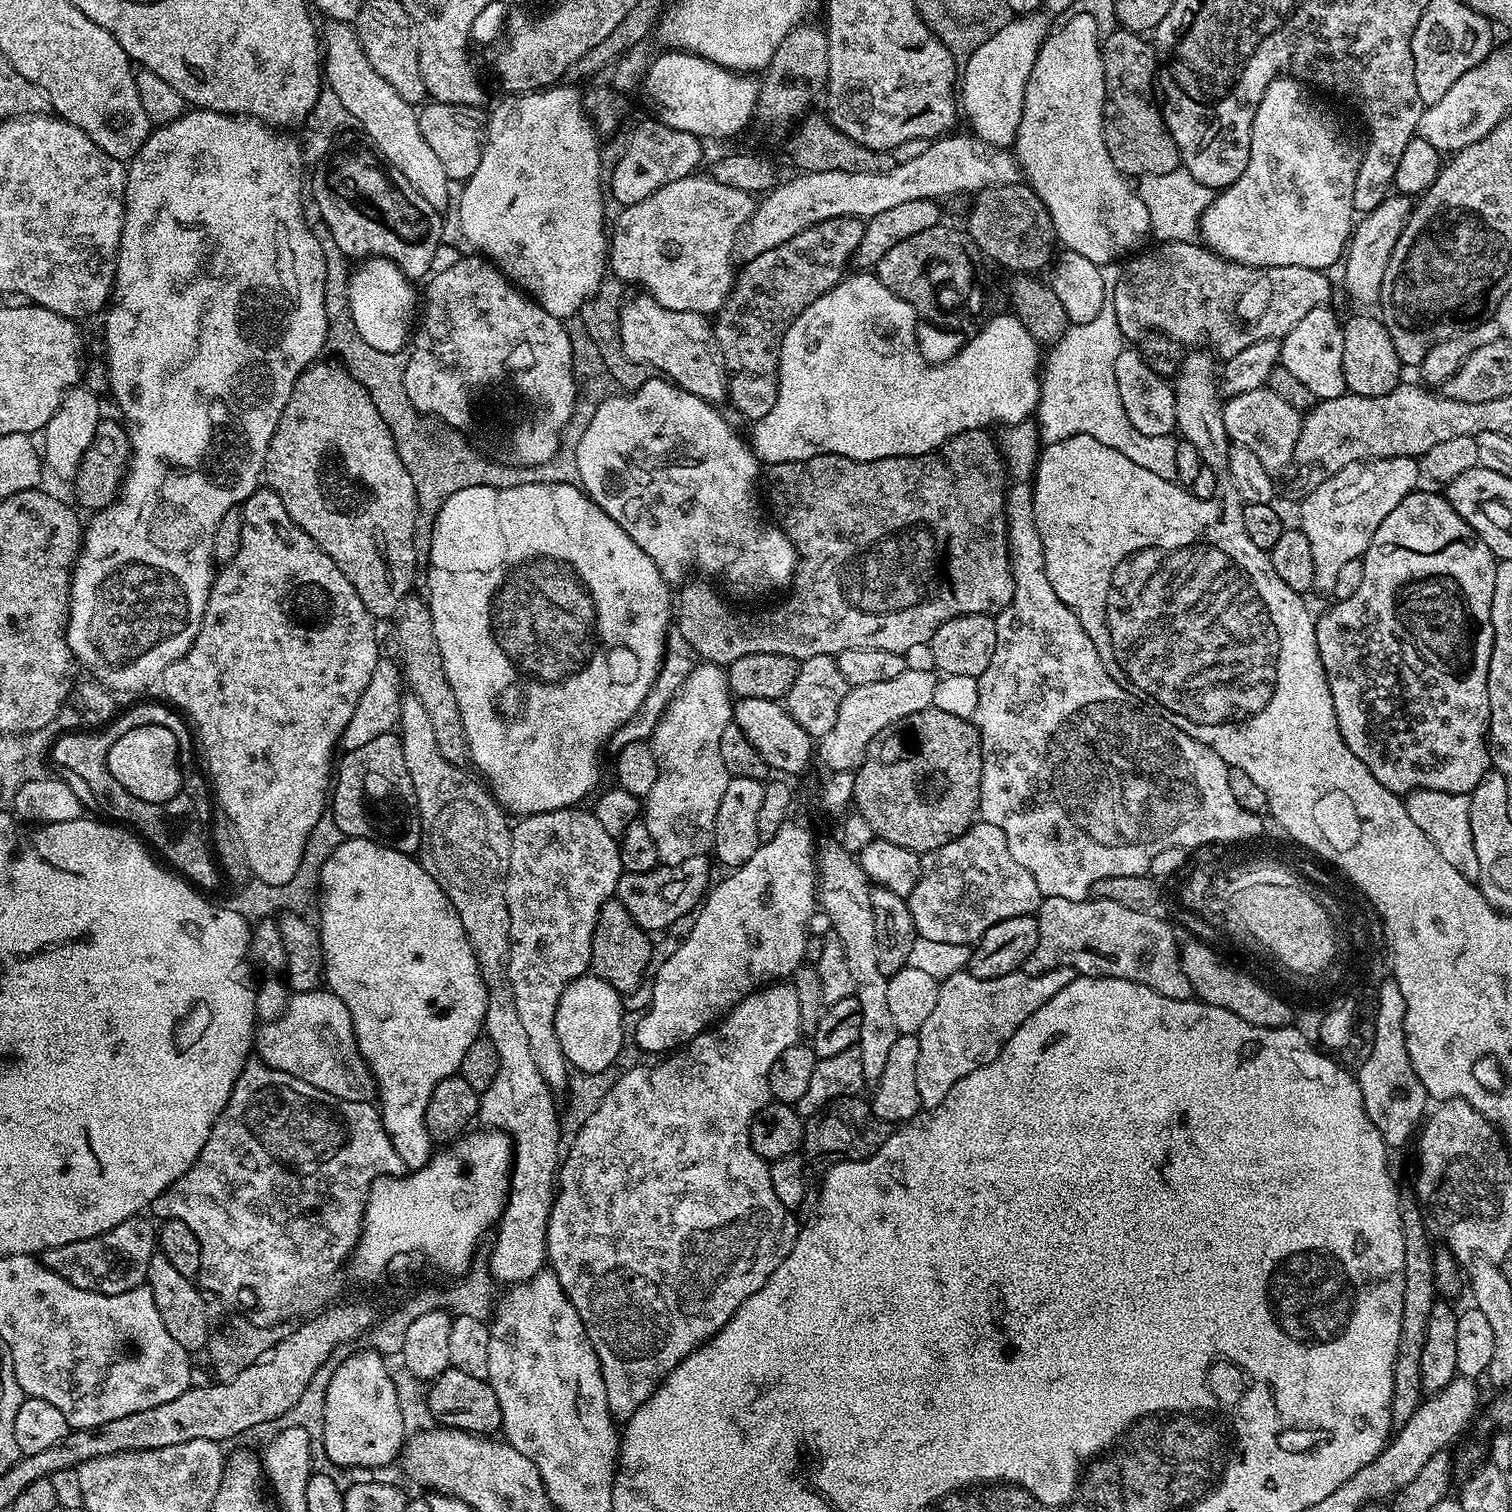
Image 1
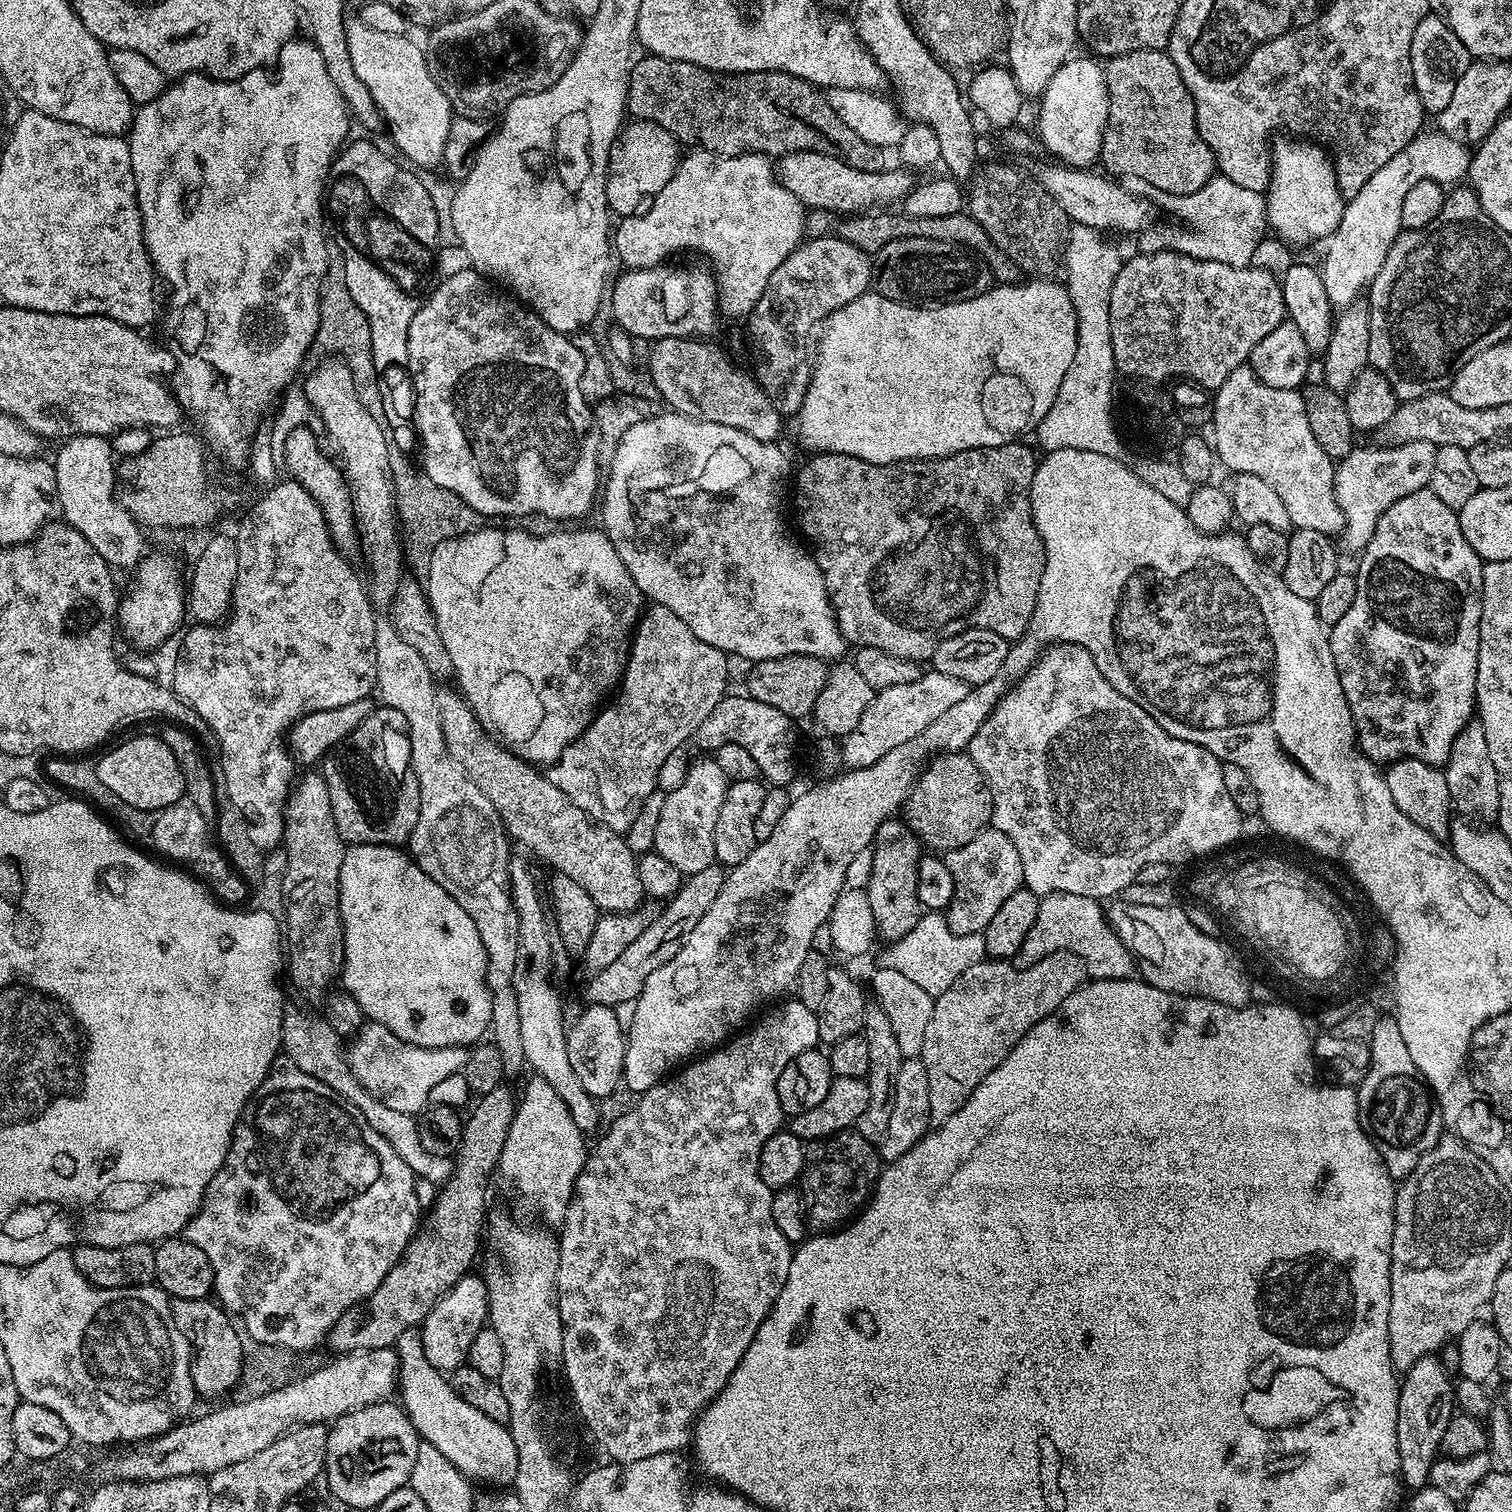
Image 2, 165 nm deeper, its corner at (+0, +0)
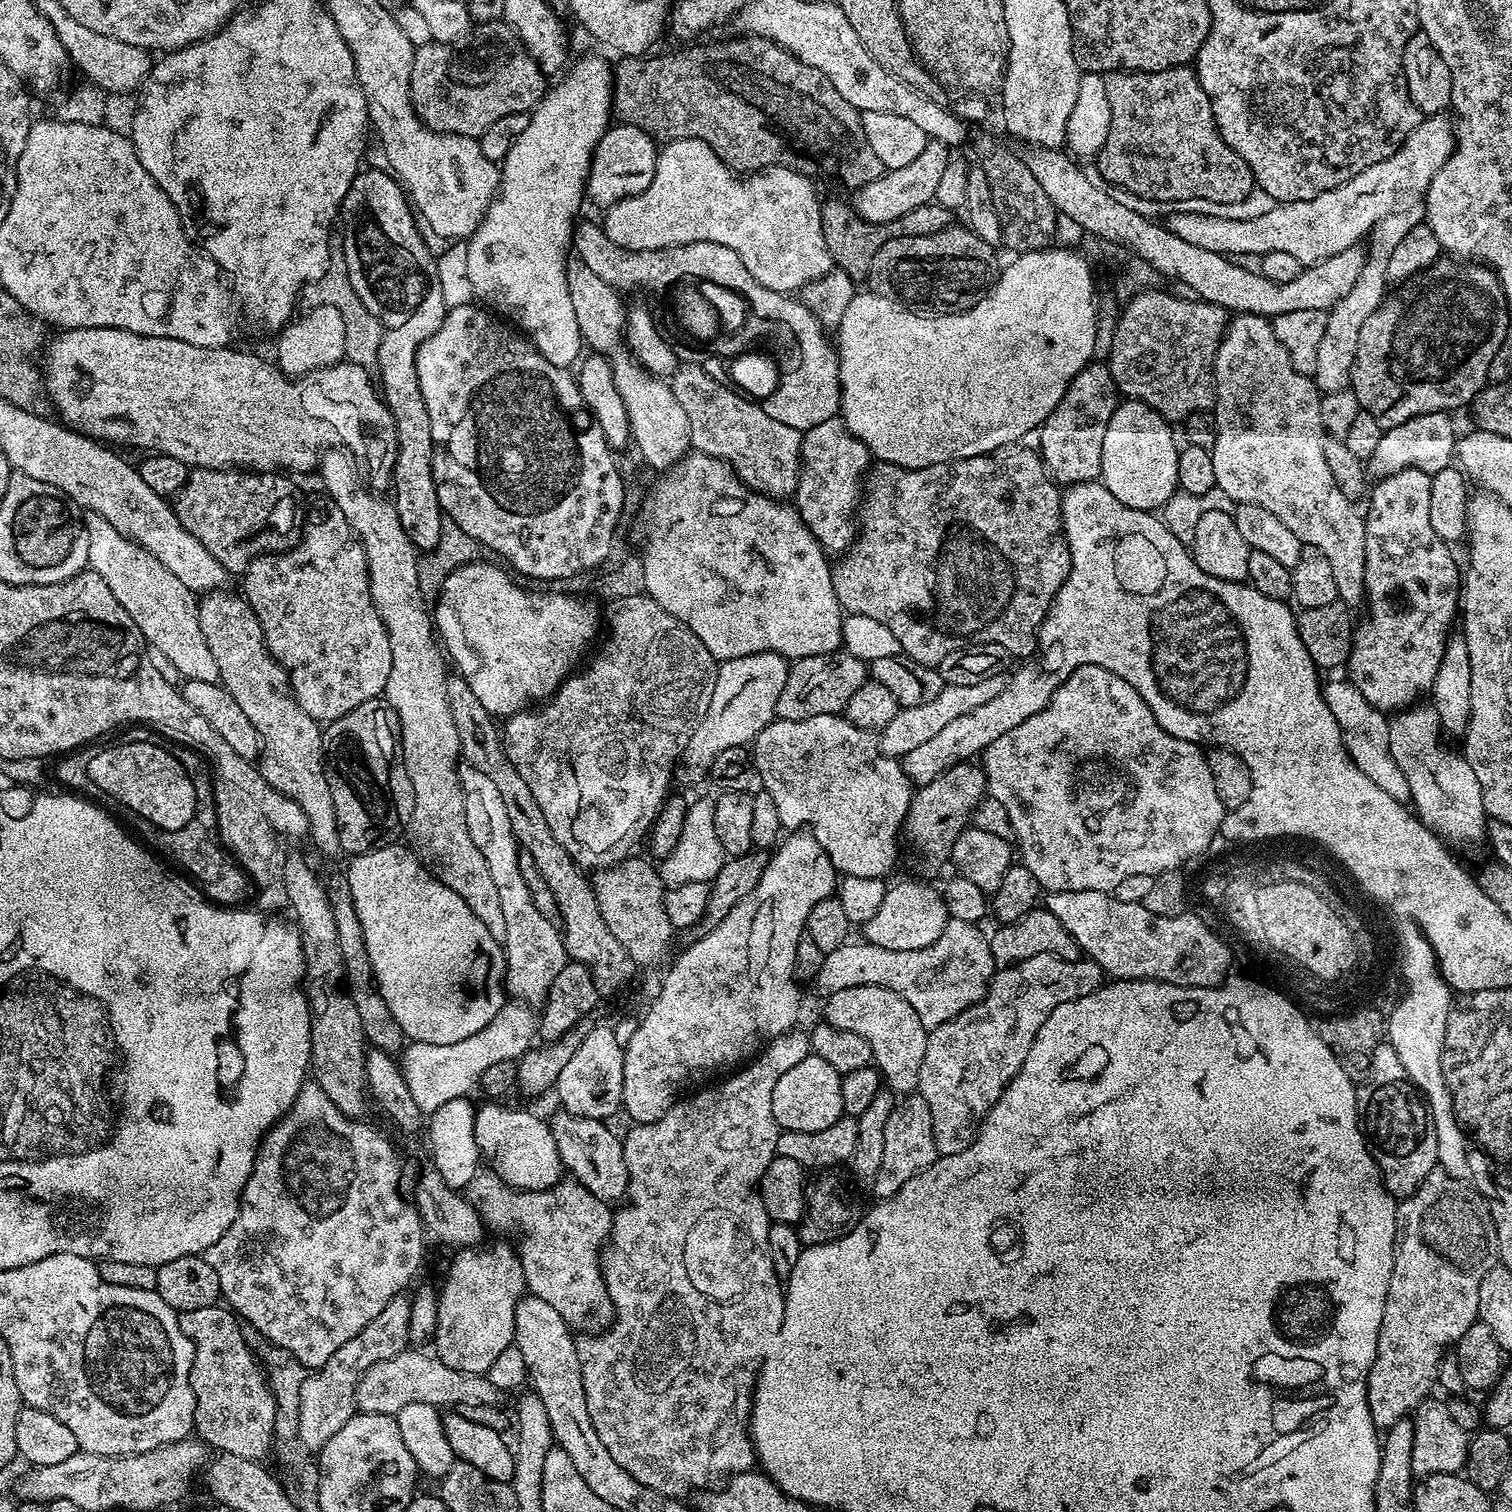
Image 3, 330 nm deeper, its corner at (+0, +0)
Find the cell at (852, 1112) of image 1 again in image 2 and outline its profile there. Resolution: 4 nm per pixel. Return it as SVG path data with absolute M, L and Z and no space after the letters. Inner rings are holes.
M855 1130L811 1141L804 1154L804 1172L798 1181L807 1219L813 1225L836 1224L832 1226L851 1221L863 1209L881 1171L882 1161L873 1141L862 1138Z

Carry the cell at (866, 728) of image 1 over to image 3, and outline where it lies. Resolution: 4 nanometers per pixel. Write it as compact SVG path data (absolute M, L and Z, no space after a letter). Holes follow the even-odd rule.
M995 676L982 682L974 682L974 686L945 684L938 698L922 702L922 706L901 707L878 734L881 752L893 758L903 758L906 754L910 754L910 750L922 746L922 742L934 738L934 734L938 734L938 730L943 730L950 722L954 722L954 718L962 718L962 714L970 714L970 710L978 710L978 706L986 706L986 702L990 702L992 698L998 698L1005 683L1004 676Z

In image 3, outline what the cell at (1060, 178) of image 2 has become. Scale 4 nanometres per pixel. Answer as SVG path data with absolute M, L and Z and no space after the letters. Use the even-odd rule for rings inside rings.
M1451 115L1424 116L1420 125L1401 142L1400 149L1374 166L1366 166L1362 174L1354 174L1350 182L1334 190L1326 190L1302 202L1276 203L1273 210L1260 218L1248 221L1230 221L1229 218L1208 217L1194 213L1171 213L1166 226L1182 242L1214 250L1229 258L1256 256L1262 258L1271 252L1291 254L1301 266L1326 262L1342 250L1355 248L1359 240L1382 218L1393 215L1399 204L1407 200L1419 201L1434 182L1434 174L1446 166L1450 154L1456 150L1456 129Z

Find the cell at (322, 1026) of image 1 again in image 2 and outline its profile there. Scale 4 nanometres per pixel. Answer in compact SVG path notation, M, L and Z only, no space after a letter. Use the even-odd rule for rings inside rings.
M365 1022L347 1041L348 1065L358 1082L374 1098L386 1102L394 1110L420 1114L429 1107L432 1093L437 1091L452 1075L463 1073L469 1049L423 1048L398 1038L385 1024Z

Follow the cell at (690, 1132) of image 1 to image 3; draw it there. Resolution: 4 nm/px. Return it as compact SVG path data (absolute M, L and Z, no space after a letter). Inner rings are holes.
M793 1030L783 1032L781 1036L776 1036L769 1040L763 1048L760 1049L758 1055L747 1061L743 1066L737 1067L725 1080L720 1080L717 1084L712 1084L709 1088L704 1088L701 1092L693 1094L689 1100L685 1098L677 1099L670 1110L666 1110L666 1114L662 1114L662 1118L658 1118L649 1124L631 1125L632 1129L628 1133L623 1133L624 1141L624 1157L626 1158L626 1170L628 1171L628 1187L626 1189L626 1200L632 1204L628 1204L625 1208L617 1207L614 1215L611 1217L610 1235L600 1254L600 1270L604 1279L605 1290L608 1291L608 1301L613 1313L614 1319L610 1327L599 1333L588 1344L588 1352L583 1353L580 1365L582 1366L582 1386L586 1390L586 1410L590 1410L590 1422L594 1422L594 1430L598 1430L598 1438L602 1438L602 1446L606 1446L606 1450L610 1450L610 1458L614 1458L614 1462L618 1462L618 1466L622 1466L622 1470L626 1470L626 1474L630 1474L638 1482L642 1482L642 1486L646 1486L654 1492L659 1492L664 1498L684 1498L691 1488L704 1488L716 1475L727 1477L729 1474L738 1472L753 1471L754 1465L757 1463L756 1450L752 1447L752 1438L750 1435L750 1421L752 1418L752 1391L756 1389L756 1378L760 1374L760 1363L764 1360L764 1355L768 1352L768 1347L772 1345L776 1335L780 1333L780 1327L784 1321L784 1293L781 1277L776 1274L776 1267L772 1264L772 1251L768 1249L768 1225L770 1223L766 1214L766 1206L760 1197L760 1179L766 1170L766 1166L770 1166L772 1157L776 1155L776 1147L778 1146L778 1138L781 1134L781 1127L774 1118L774 1086L778 1086L778 1078L782 1078L782 1074L786 1074L786 1070L790 1070L790 1066L794 1066L798 1062L802 1062L802 1058L806 1058L812 1052L812 1041L809 1033Z

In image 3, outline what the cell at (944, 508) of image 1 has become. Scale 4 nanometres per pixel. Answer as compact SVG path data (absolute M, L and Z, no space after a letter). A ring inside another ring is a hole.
M1009 446L987 456L962 458L925 468L903 468L897 464L877 463L866 476L866 491L862 496L864 525L860 532L858 528L854 543L837 559L841 559L837 564L835 561L832 568L832 581L841 609L848 614L866 615L882 622L883 626L888 626L901 642L903 655L920 664L939 666L946 654L959 652L969 644L997 644L1006 646L1006 650L1014 658L1031 657L1028 655L1031 652L1033 655L1038 648L1037 633L1040 631L1040 624L1046 618L1052 599L1070 574L1070 550L1064 537L1064 525L1060 522L1061 489L1048 475L1039 451L1035 447L1020 447L1024 446Z

